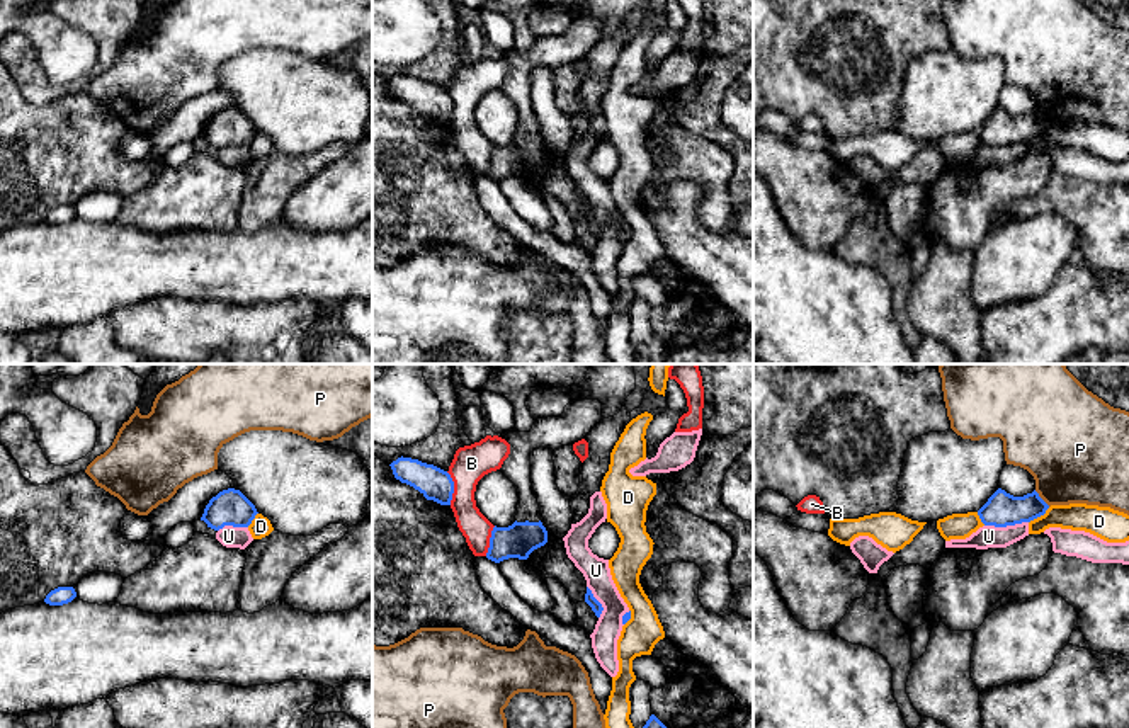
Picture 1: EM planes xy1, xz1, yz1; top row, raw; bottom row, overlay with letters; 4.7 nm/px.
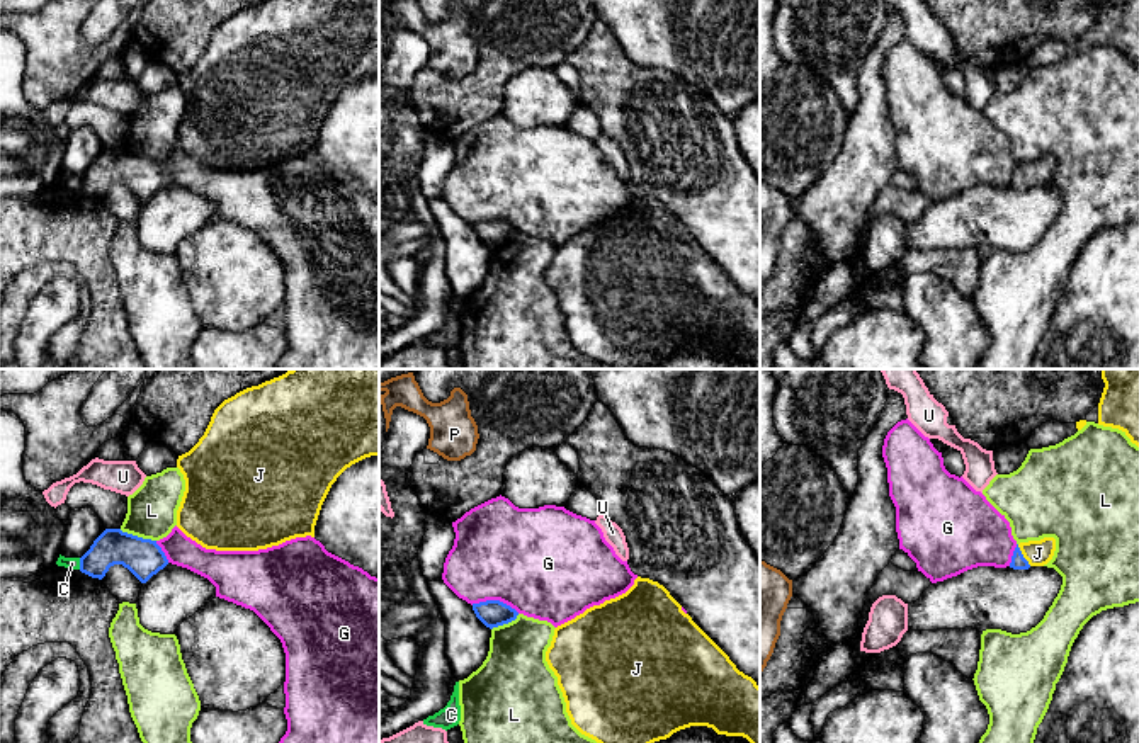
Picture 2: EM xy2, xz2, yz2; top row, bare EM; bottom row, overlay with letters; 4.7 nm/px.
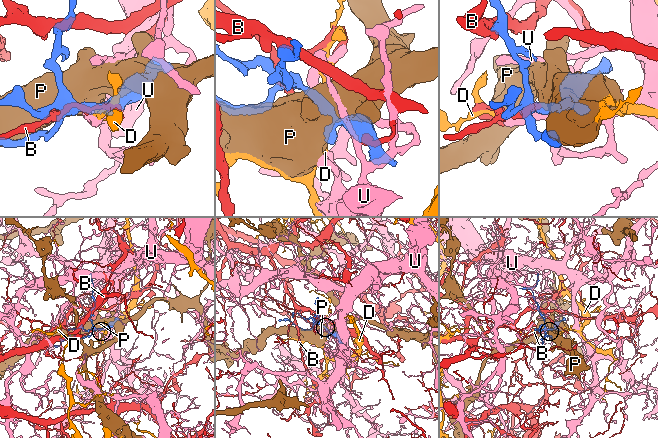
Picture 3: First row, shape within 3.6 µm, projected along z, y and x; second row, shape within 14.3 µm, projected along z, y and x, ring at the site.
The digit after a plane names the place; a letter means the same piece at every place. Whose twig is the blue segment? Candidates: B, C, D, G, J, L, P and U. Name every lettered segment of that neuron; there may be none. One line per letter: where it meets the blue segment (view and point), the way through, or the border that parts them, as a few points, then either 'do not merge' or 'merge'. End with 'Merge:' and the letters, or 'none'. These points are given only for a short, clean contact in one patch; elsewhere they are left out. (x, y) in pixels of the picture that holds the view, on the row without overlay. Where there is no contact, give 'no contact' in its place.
B: meets blue in xz1 at (453, 108); do not merge
C: meets blue in xy2 at (80, 182); border along xy2 (79, 177), (80, 187); do not merge
D: meets blue in yz1 at (1039, 135); do not merge
G: meets blue in xz2 at (495, 220); do not merge
J: meets blue in yz2 at (1022, 174); runs through yz2 (1019, 181), (1022, 174), (1037, 172); merge
L: meets blue in xy2 at (136, 155); border along xy2 (119, 148), (155, 160); do not merge
P: meets blue in yz1 at (1041, 118); do not merge
U: meets blue in yz1 at (1005, 145); border along yz1 (1027, 140), (985, 145); do not merge
Merge: J

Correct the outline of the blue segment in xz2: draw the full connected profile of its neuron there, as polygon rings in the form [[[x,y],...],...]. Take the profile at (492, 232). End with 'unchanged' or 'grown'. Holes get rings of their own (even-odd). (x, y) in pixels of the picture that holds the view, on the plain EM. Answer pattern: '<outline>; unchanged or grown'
[[[500,219],[473,223],[476,236],[490,248],[508,243],[517,238],[518,231]]]; unchanged

